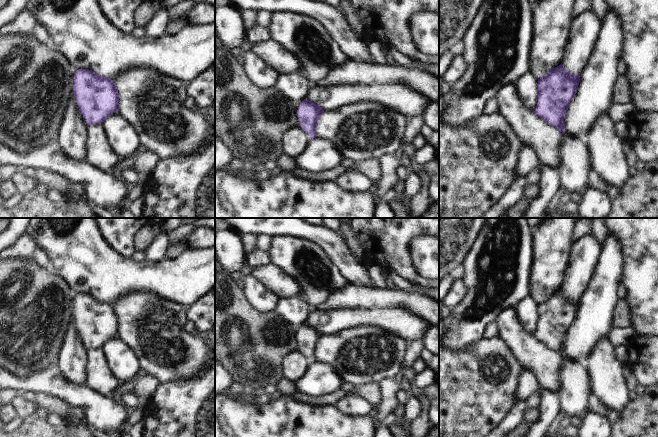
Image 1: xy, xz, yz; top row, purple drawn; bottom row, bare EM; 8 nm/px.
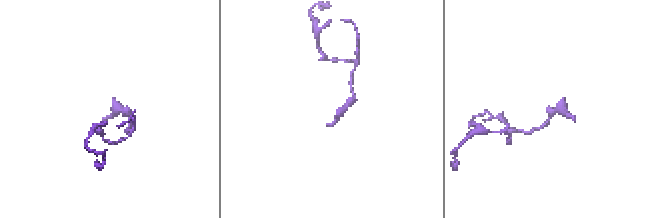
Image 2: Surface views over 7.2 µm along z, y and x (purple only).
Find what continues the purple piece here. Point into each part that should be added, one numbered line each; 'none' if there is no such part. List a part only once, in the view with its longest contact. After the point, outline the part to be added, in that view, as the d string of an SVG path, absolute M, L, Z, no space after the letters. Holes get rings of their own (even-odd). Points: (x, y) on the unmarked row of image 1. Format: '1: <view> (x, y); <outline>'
none

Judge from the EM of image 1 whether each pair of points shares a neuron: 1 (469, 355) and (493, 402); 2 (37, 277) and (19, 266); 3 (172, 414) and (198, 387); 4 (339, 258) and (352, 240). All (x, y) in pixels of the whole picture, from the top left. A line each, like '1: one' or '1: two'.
1: one
2: one
3: one
4: two

